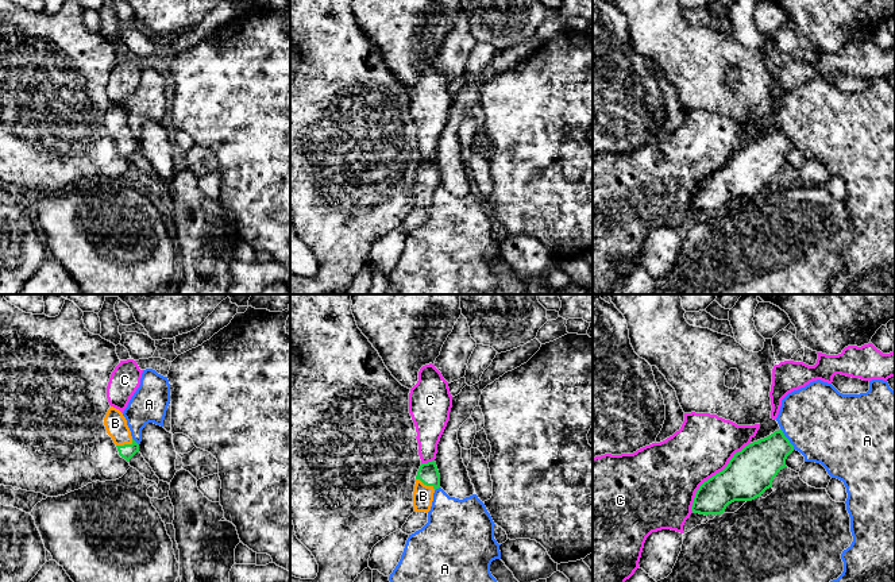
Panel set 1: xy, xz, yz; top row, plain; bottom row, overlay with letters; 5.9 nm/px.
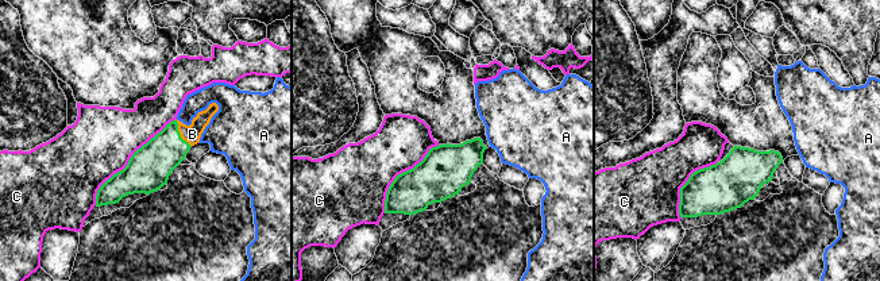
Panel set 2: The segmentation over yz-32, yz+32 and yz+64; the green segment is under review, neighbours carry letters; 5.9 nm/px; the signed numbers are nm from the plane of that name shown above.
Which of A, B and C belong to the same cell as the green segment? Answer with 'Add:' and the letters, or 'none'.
Add: B

